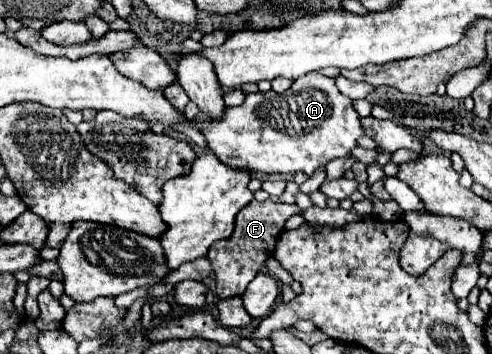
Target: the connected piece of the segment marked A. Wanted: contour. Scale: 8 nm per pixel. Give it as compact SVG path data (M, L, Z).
M309 73L299 77L285 93L271 91L257 91L249 93L239 107L227 107L221 121L205 121L195 123L205 139L209 149L217 155L217 159L231 169L251 171L251 173L307 173L309 177L319 169L325 167L329 161L337 157L349 157L351 151L357 147L357 139L363 135L359 115L351 107L351 99L341 95L335 87L331 77L323 77L317 73Z

